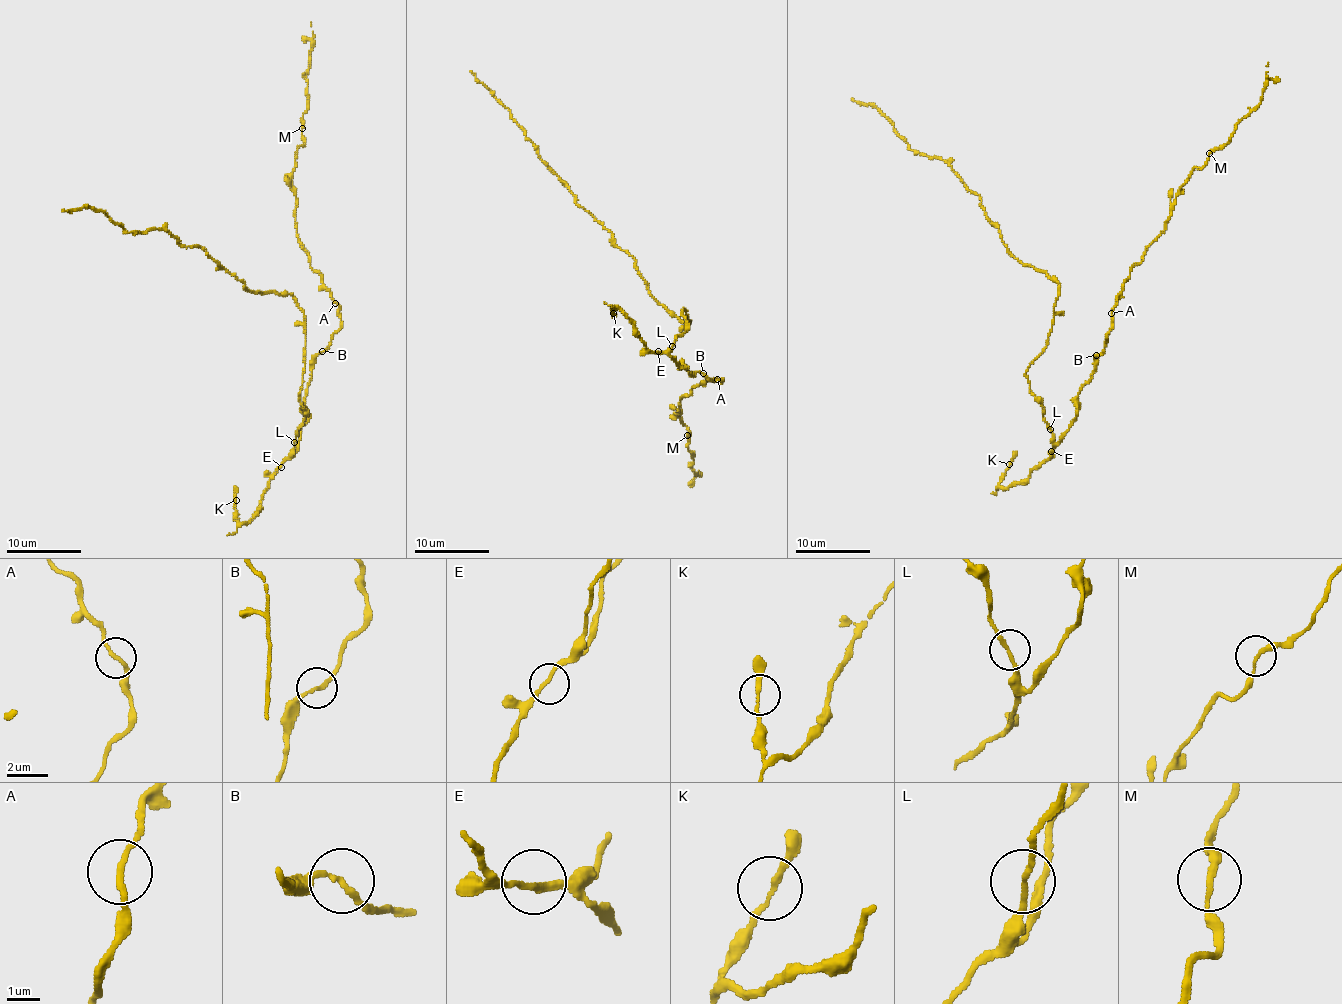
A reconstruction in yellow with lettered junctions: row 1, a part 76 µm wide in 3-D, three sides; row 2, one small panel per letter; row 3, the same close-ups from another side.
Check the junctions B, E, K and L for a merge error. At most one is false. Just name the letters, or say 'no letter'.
no letter

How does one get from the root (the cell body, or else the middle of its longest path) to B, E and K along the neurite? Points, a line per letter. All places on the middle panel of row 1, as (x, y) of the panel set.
B: (672, 344), (669, 354), (681, 368), (684, 365), (693, 375), (703, 373)
E: (672, 344), (672, 350), (658, 351)
K: (672, 344), (672, 350), (654, 353), (637, 337), (633, 321), (618, 308), (613, 313)

